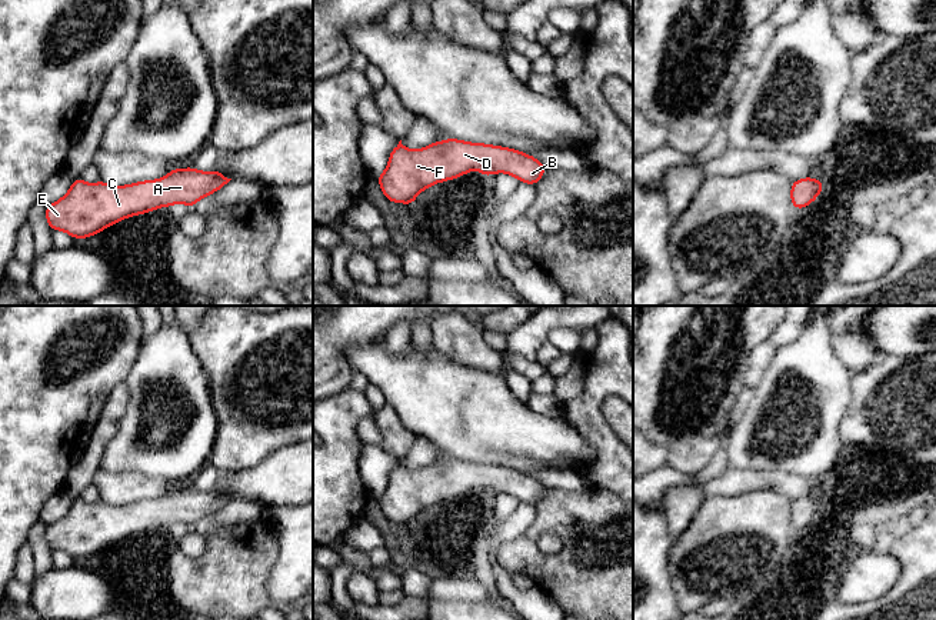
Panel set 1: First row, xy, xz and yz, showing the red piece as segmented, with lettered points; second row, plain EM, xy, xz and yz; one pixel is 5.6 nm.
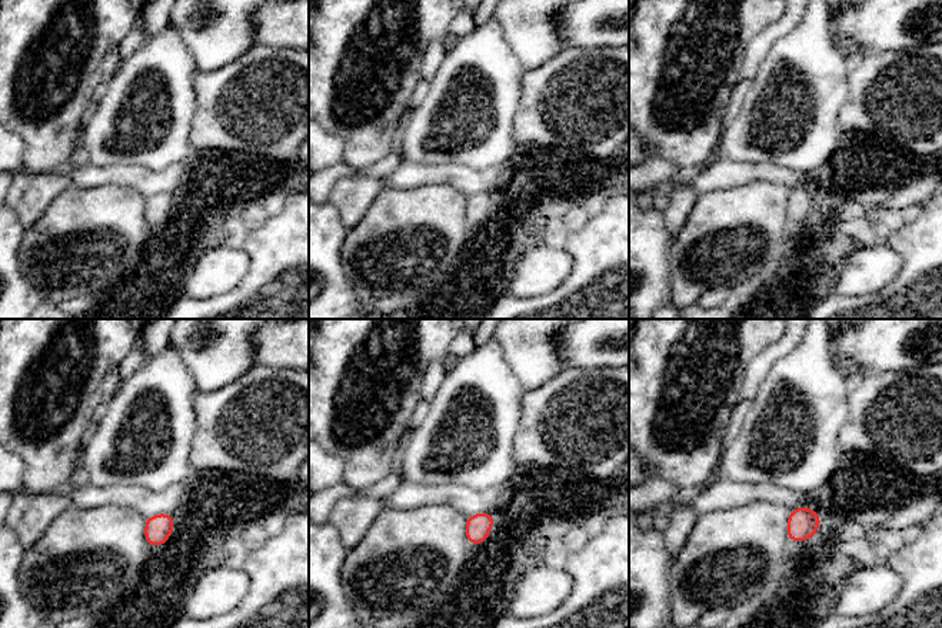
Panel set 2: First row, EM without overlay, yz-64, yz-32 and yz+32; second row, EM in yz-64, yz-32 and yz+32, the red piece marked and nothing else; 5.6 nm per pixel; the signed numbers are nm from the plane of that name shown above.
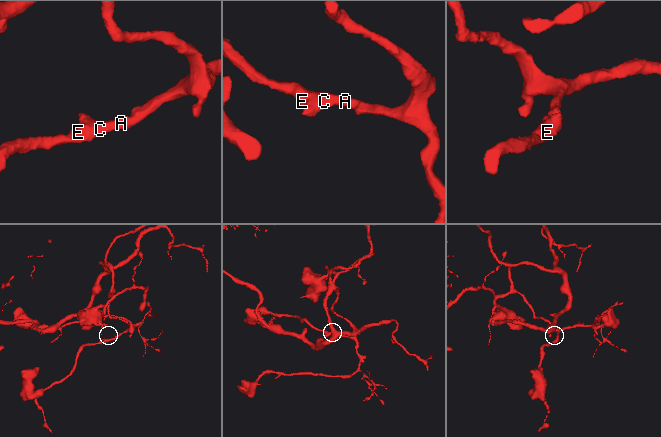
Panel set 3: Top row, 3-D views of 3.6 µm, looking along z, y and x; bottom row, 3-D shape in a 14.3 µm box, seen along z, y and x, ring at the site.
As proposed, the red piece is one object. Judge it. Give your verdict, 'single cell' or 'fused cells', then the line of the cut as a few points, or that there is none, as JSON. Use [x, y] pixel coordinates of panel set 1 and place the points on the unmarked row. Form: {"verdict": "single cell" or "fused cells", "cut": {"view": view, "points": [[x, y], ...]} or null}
{"verdict": "single cell", "cut": null}

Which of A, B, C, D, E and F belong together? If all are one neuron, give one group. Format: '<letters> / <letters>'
A B C D E F

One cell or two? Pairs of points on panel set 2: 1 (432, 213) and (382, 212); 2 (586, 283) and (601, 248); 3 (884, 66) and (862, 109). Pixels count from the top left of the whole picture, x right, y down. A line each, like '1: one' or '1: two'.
1: one
2: one
3: one

